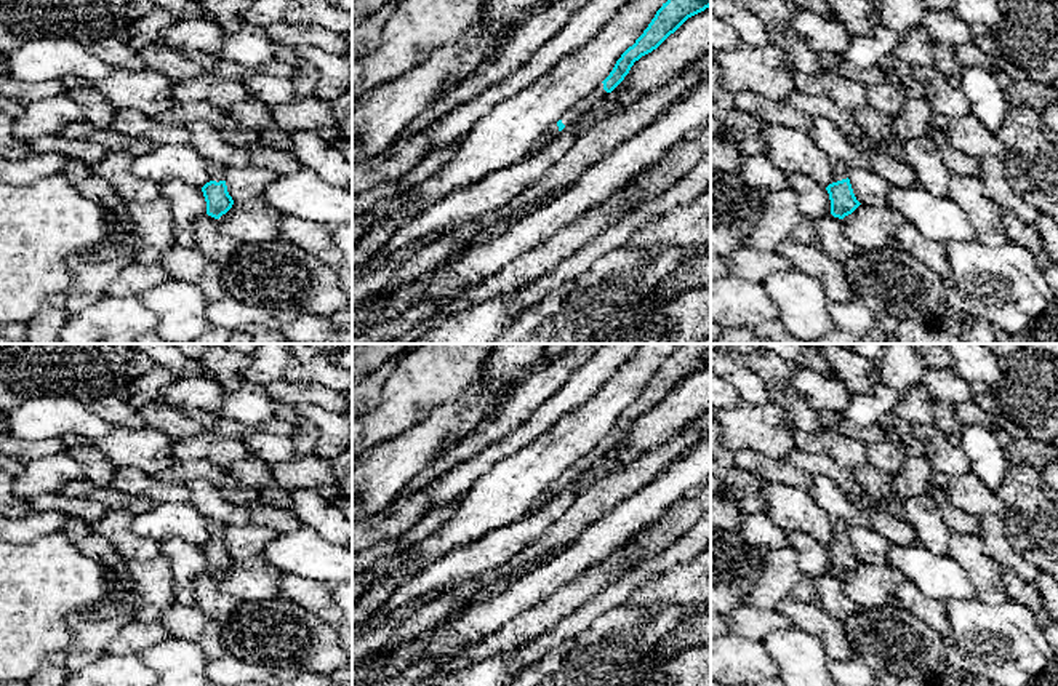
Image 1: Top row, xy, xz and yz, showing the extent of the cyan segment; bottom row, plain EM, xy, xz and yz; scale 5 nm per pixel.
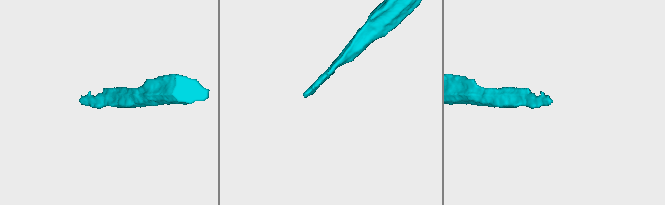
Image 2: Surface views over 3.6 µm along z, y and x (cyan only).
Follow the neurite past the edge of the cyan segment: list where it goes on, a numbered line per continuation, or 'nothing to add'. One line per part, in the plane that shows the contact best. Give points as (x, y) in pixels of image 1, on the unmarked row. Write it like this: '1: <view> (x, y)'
1: yz (841, 530)

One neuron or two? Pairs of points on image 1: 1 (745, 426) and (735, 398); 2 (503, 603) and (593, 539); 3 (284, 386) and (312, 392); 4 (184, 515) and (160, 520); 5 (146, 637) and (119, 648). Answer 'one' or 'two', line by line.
1: two
2: one
3: one
4: one
5: one

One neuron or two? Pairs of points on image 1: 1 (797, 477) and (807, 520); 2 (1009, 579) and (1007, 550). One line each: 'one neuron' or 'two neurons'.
1: two neurons
2: two neurons

